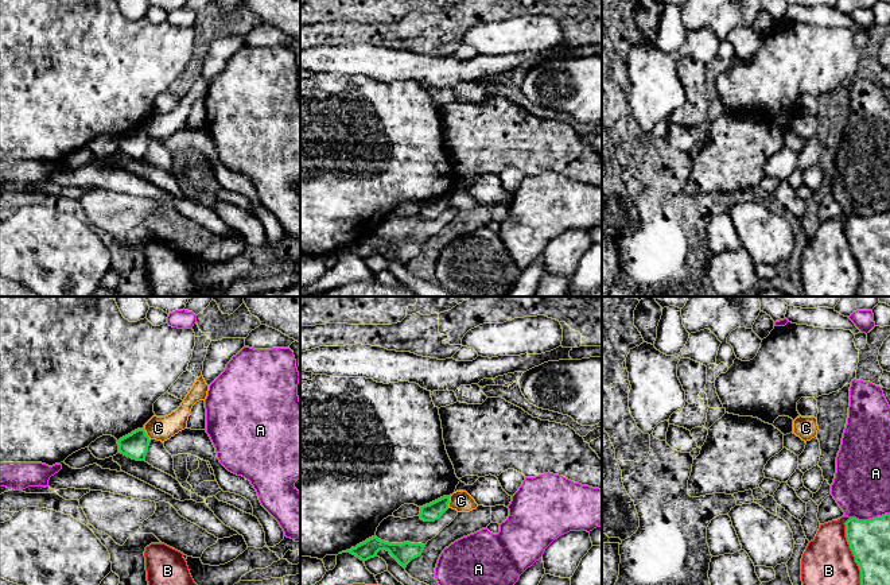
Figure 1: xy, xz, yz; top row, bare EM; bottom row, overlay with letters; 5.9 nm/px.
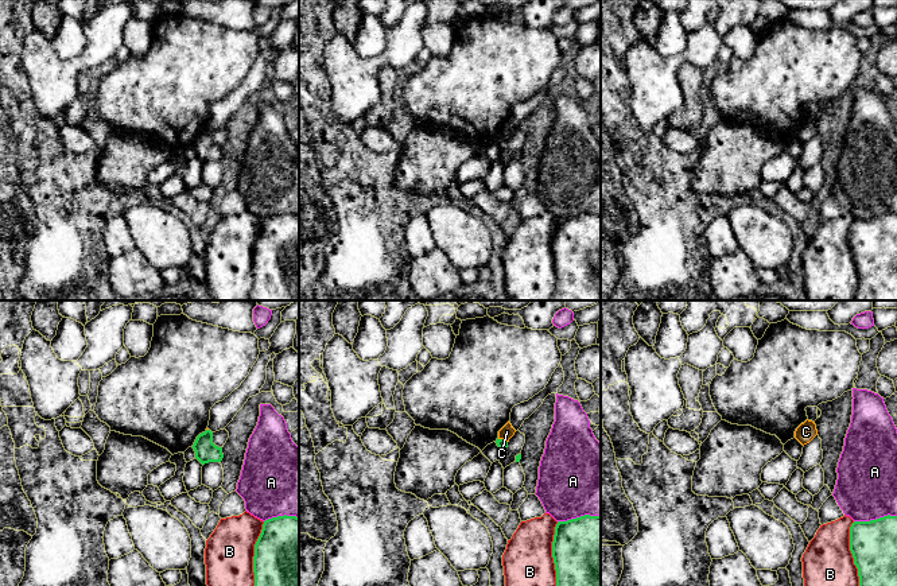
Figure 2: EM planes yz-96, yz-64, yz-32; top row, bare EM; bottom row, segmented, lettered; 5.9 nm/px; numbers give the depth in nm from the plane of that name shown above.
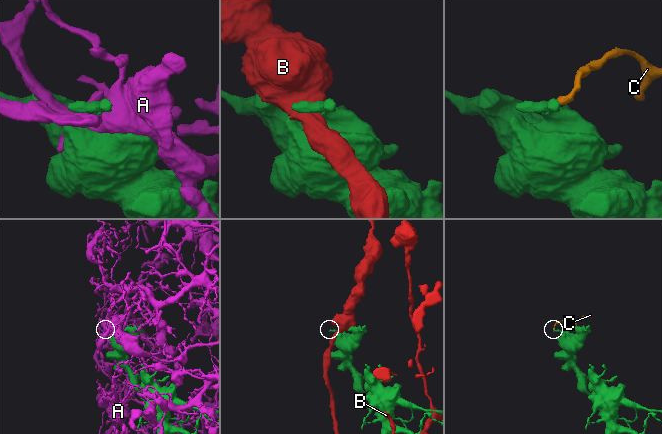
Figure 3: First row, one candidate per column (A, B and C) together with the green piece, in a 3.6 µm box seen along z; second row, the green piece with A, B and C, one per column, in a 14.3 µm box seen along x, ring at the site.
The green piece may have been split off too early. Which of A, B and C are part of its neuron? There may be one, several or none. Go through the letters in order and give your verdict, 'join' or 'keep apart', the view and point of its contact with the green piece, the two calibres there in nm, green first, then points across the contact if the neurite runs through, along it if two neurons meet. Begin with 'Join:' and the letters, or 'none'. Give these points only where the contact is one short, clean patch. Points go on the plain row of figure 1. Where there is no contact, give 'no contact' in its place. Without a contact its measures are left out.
Join: none
A: keep apart; meets green in yz at (869, 217); 240 nm thick on the green side, 340 nm on the other
B: keep apart; meets green in yz at (854, 254); 240 nm thick on the green side, 340 nm on the other
C: keep apart; meets green in xz at (449, 200); 110 nm thick on the green side, 120 nm on the other; border along xz (451, 193), (447, 205)

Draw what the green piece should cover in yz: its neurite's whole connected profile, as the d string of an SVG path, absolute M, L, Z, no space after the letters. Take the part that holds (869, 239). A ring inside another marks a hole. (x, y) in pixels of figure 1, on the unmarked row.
M890 212L868 218L850 216L846 236L860 268L858 297L890 297Z

